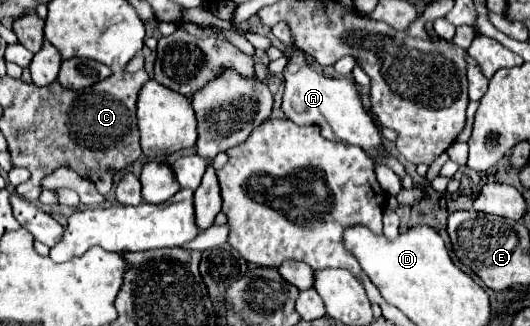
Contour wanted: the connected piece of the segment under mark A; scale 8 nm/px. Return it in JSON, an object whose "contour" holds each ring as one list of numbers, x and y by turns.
{"contour":[[277,23,271,27,273,35,287,47,285,57,289,63,283,69,285,93,283,93,283,113,297,125,319,125,321,135,329,141,341,141,361,147,369,157,381,157,383,139,377,133,369,113,361,105,357,83,349,77,325,77,311,69,305,53,293,45,293,33,287,23]]}

